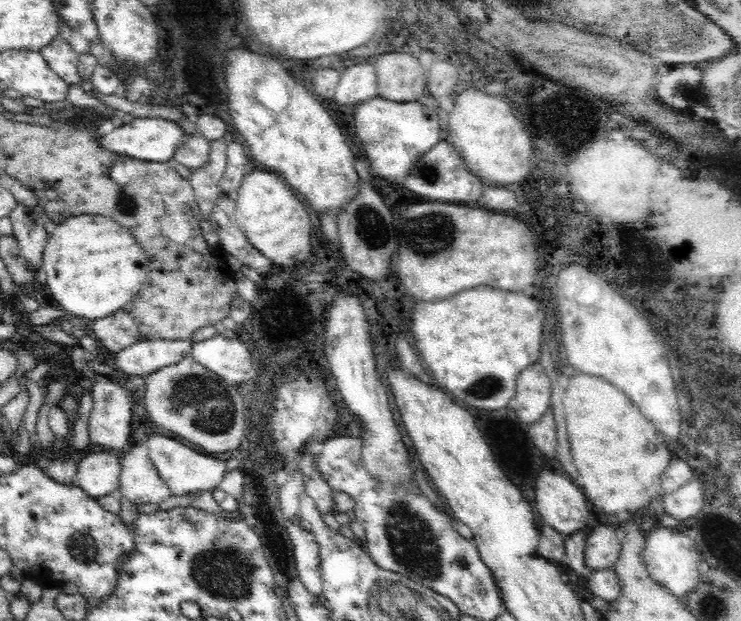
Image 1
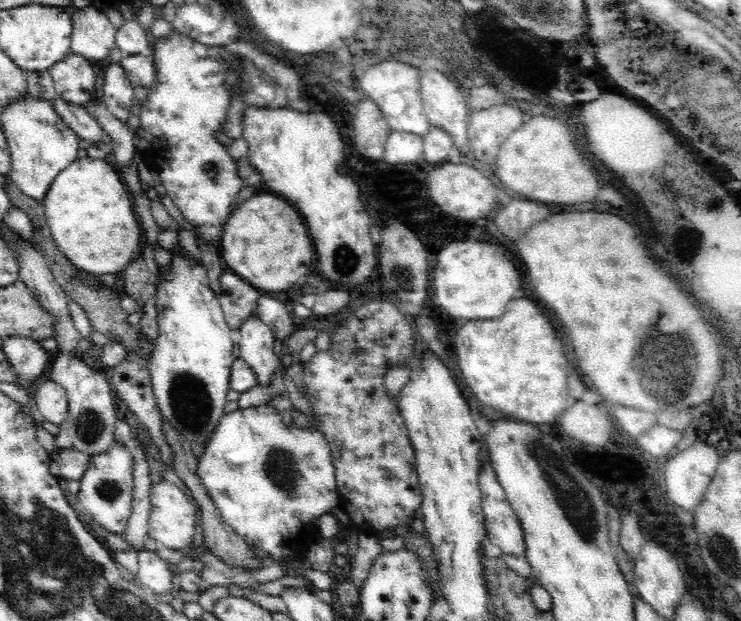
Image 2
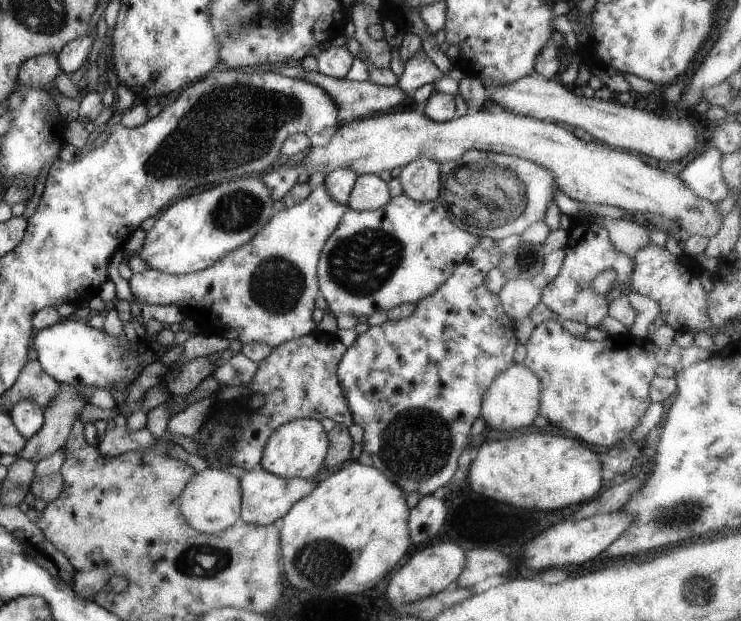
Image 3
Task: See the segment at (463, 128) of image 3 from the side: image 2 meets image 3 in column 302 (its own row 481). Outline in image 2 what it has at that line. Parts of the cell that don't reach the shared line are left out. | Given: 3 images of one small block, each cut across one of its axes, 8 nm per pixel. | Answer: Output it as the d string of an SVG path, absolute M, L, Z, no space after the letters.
M162 480L152 485L152 503L148 533L162 547L172 550L187 549L195 534L195 508L184 490L170 481Z

